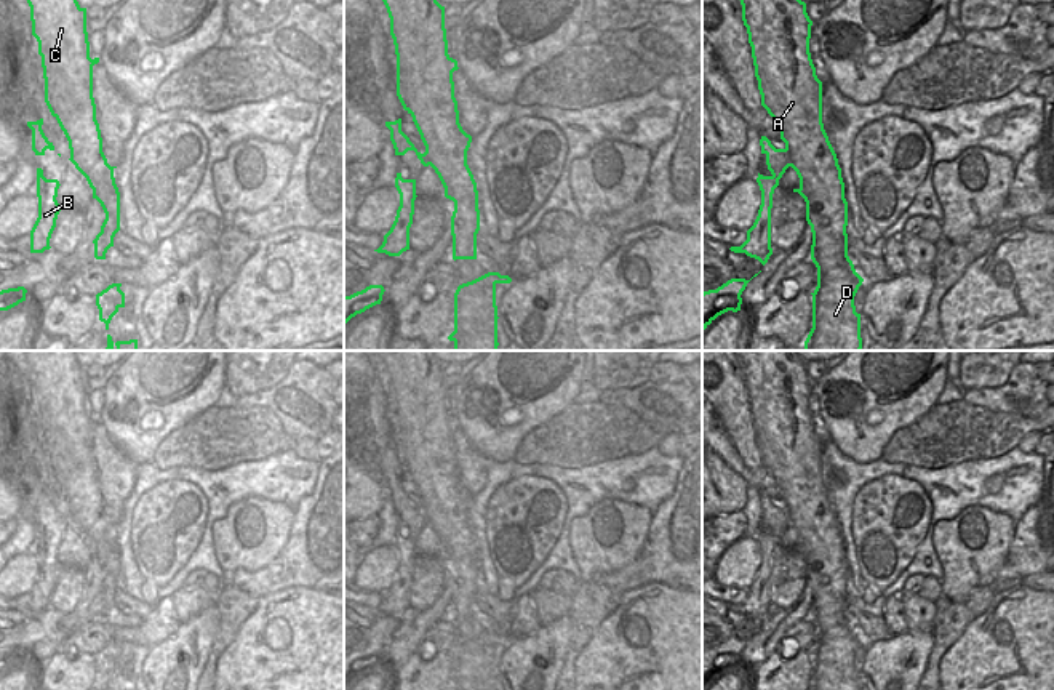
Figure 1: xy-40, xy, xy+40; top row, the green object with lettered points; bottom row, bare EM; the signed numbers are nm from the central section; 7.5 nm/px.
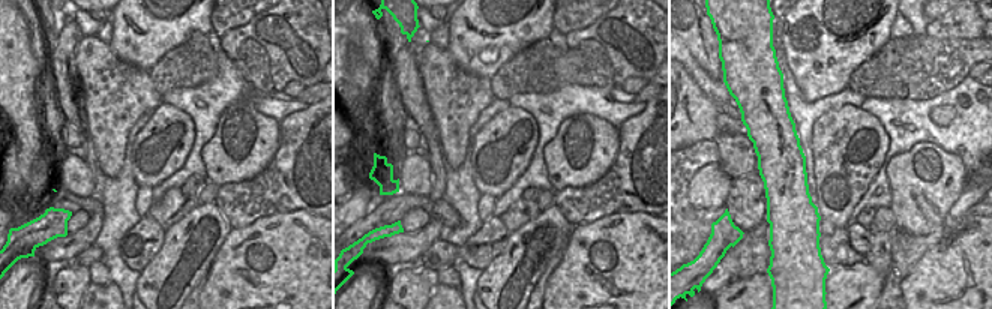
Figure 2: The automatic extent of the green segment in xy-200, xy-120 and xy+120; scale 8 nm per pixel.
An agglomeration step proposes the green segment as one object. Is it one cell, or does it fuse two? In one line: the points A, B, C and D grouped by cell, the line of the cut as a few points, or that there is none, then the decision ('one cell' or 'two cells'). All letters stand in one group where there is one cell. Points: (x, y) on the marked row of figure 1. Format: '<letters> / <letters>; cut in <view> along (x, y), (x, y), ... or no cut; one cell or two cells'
A C D / B; cut in xy+40 along (786, 148), (790, 165); two cells

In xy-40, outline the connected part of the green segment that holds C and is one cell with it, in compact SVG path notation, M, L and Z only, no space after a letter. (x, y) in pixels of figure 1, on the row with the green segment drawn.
M27 0L27 3L30 6L32 35L38 42L38 54L42 56L45 102L69 141L69 160L86 178L93 189L93 199L101 203L106 213L101 232L93 240L94 258L106 259L106 253L114 247L114 237L120 231L120 192L114 178L117 166L107 163L96 120L93 66L99 62L99 58L90 58L86 8L82 8L77 0Z

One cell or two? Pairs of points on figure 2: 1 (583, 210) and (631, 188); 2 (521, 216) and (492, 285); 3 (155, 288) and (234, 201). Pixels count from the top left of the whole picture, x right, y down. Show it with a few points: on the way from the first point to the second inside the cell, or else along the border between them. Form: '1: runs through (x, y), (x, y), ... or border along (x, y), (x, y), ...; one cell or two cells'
1: runs through (595, 201), (619, 191); one cell
2: border along (541, 212), (511, 234); two cells
3: border along (213, 203), (231, 227); two cells

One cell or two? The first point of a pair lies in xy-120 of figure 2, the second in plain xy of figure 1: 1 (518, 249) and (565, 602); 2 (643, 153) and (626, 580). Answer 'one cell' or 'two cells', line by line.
1: two cells
2: one cell

